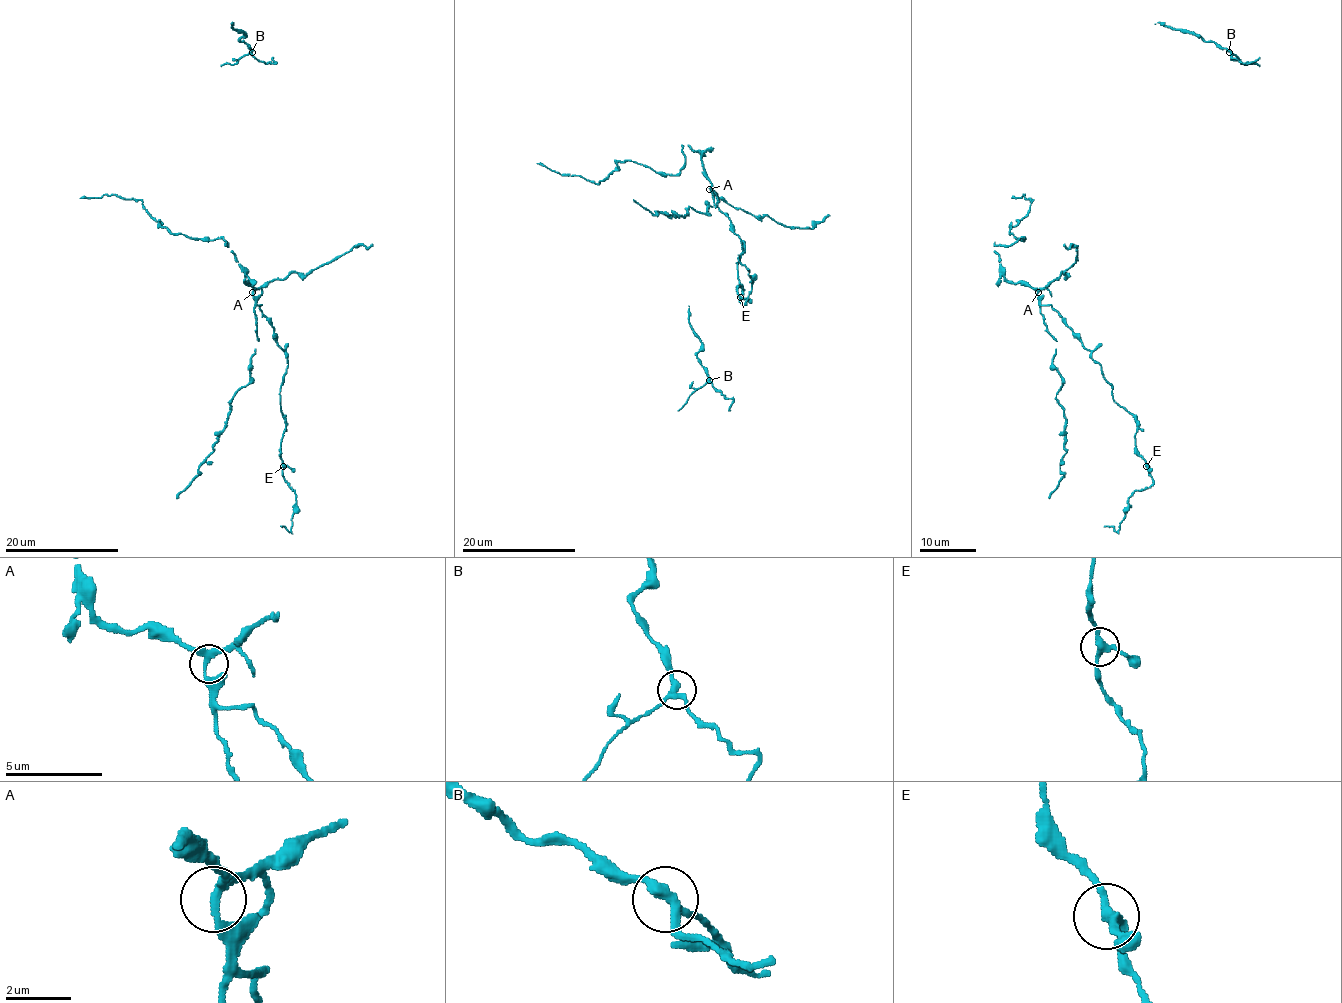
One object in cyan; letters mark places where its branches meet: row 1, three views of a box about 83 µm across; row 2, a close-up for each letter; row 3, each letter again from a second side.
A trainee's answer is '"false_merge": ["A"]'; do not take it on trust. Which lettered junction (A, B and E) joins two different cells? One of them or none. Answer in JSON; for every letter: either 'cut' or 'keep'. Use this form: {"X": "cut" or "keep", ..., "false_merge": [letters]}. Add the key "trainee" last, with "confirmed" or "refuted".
{"A": "keep", "B": "keep", "E": "keep", "false_merge": [], "trainee": "refuted"}

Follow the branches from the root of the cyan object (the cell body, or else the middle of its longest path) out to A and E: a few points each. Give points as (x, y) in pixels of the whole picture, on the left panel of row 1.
A: (213, 240), (222, 237), (227, 241), (228, 246), (225, 246), (245, 273), (245, 281), (254, 288), (252, 292)
E: (213, 240), (227, 241), (286, 356), (279, 393), (283, 465)

